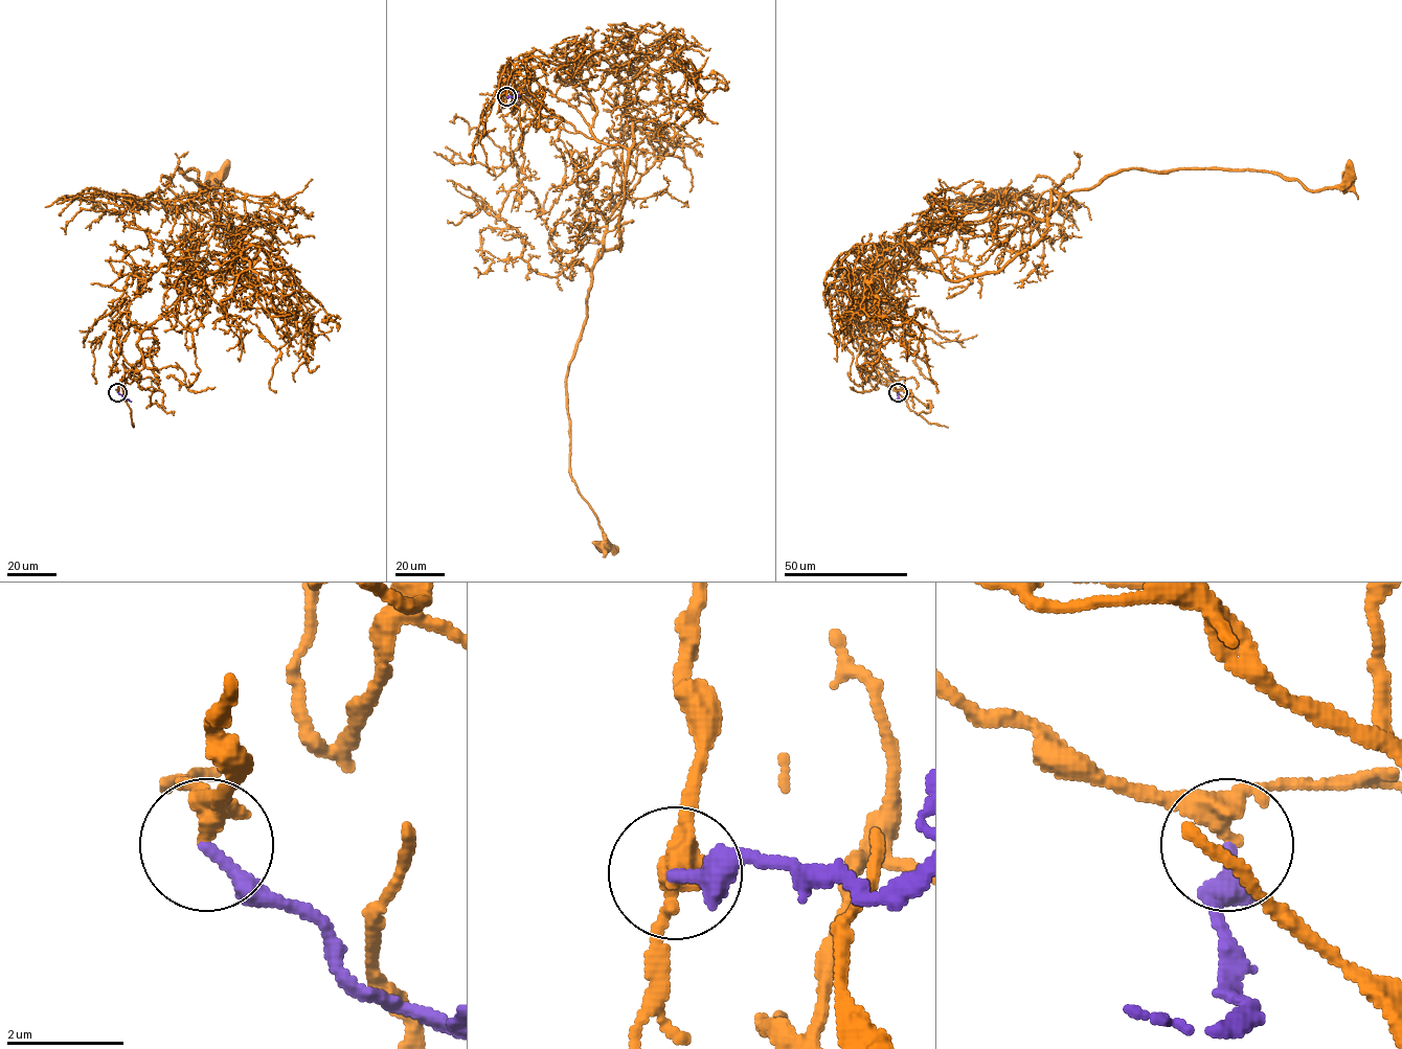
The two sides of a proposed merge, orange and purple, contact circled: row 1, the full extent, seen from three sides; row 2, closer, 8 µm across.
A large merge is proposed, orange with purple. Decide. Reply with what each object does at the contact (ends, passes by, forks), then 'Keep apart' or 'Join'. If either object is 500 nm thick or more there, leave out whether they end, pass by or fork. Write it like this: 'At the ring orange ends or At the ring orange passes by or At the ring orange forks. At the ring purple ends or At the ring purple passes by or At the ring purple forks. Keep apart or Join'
At the ring orange passes by. At the ring purple ends. Keep apart

